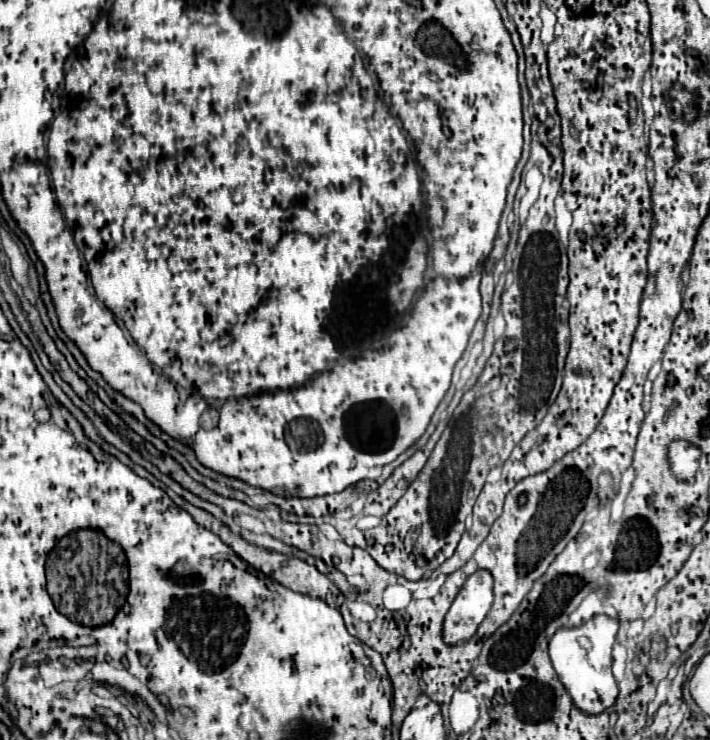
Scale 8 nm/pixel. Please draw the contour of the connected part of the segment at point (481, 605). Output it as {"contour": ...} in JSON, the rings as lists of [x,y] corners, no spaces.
{"contour":[[[478,569],[466,579],[444,619],[442,639],[446,645],[458,645],[460,641],[468,641],[474,637],[478,625],[492,607],[492,589],[494,579],[486,569]]]}

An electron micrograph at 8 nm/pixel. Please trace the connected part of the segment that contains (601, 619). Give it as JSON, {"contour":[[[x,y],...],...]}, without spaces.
{"contour":[[[596,615],[580,627],[560,627],[548,643],[552,665],[570,693],[574,705],[584,713],[596,715],[614,705],[618,697],[618,683],[612,675],[612,645],[618,633],[618,619]]]}

